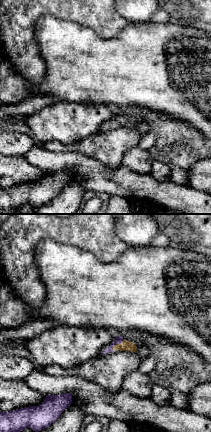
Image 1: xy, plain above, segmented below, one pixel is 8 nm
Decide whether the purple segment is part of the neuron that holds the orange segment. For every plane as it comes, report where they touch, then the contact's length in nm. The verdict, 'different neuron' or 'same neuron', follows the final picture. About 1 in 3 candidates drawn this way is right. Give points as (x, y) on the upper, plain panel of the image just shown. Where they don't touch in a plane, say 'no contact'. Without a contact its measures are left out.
meets orange at (117, 120); contact 130 nm long

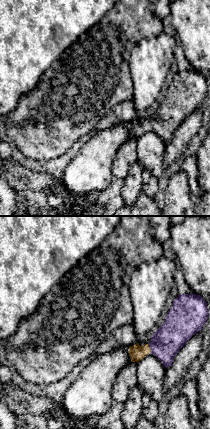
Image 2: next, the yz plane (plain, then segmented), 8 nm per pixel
meets orange at (149, 124); contact 80 nm long

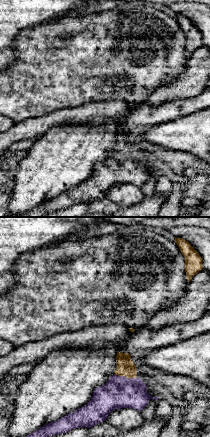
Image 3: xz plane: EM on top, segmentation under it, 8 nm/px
meets orange at (125, 152); contact 190 nm long

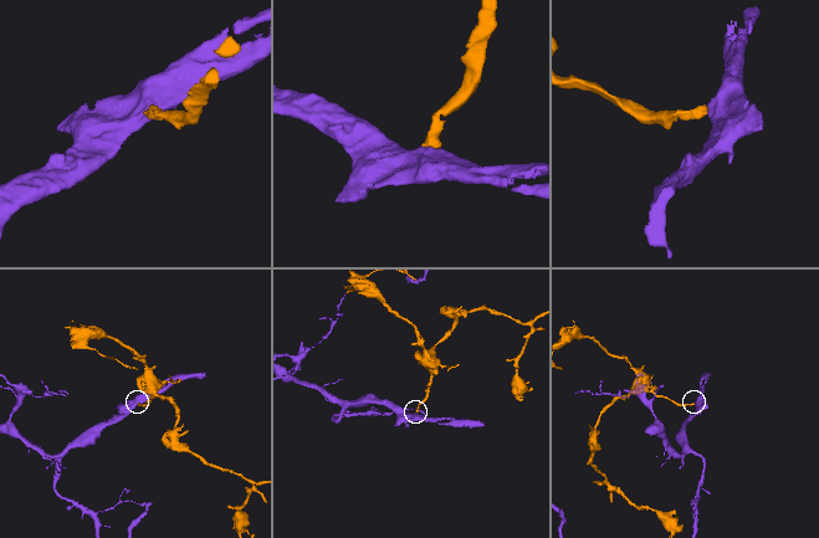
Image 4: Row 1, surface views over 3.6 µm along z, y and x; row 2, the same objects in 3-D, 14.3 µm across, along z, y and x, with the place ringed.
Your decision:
same neuron

